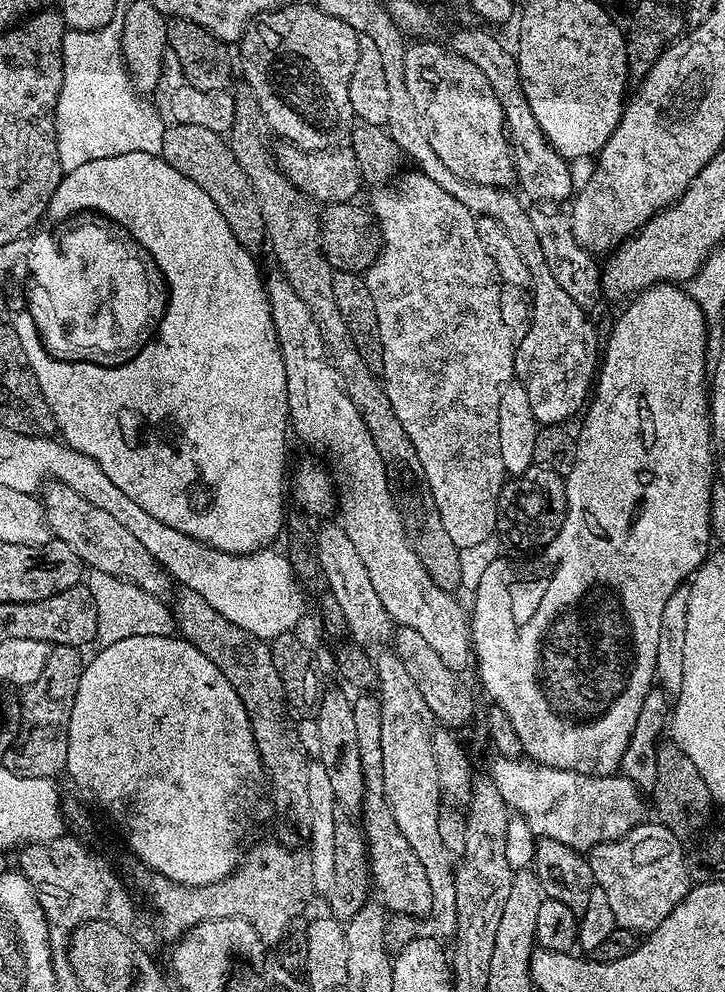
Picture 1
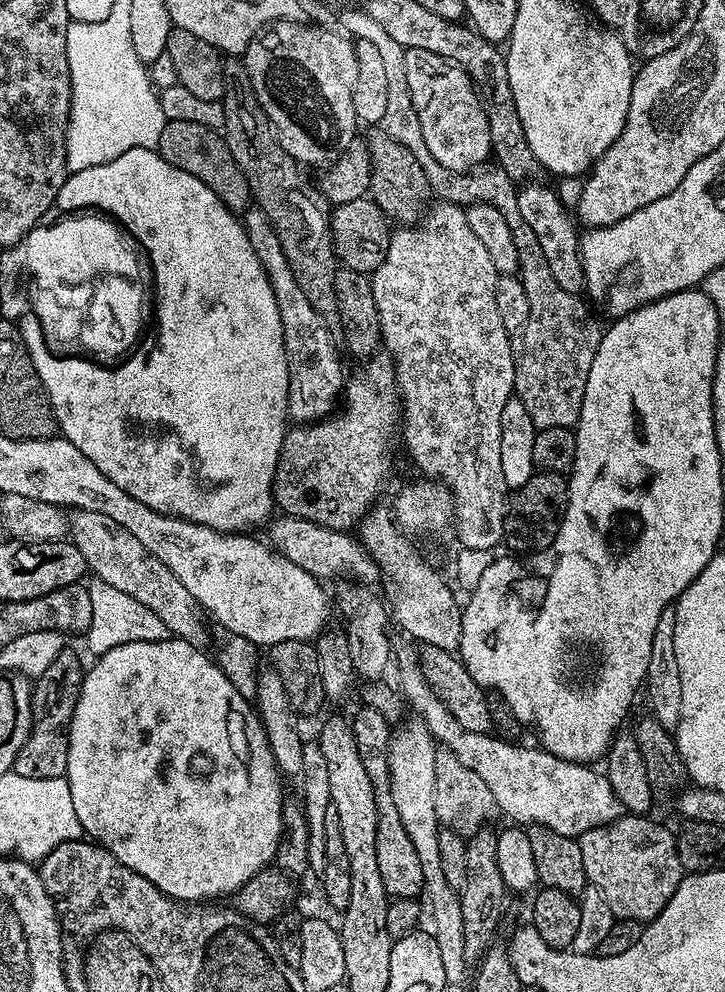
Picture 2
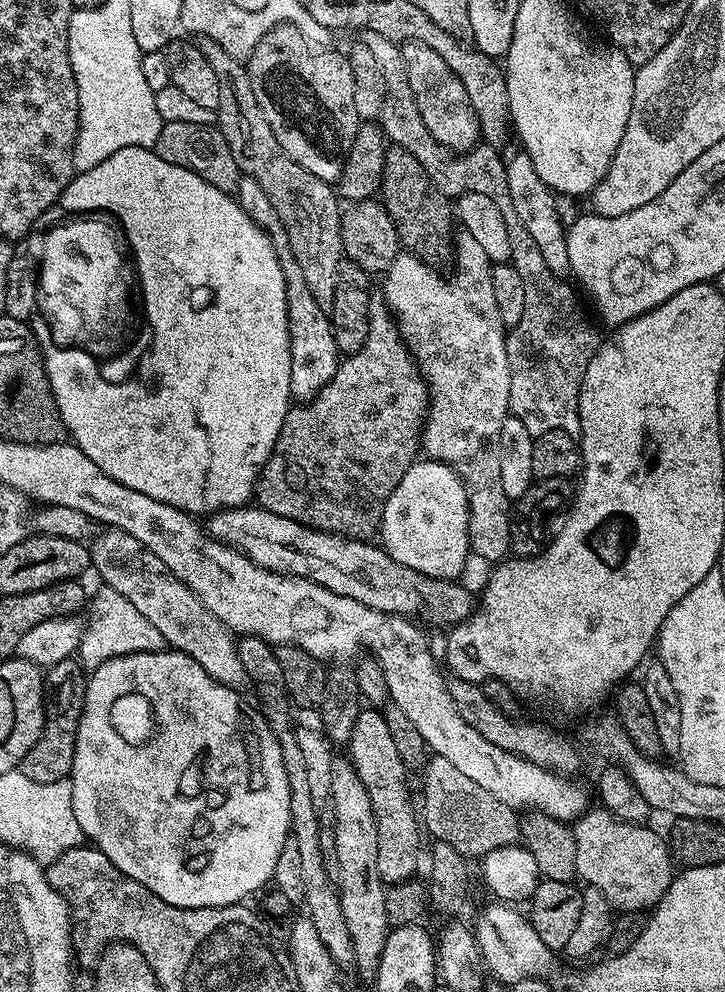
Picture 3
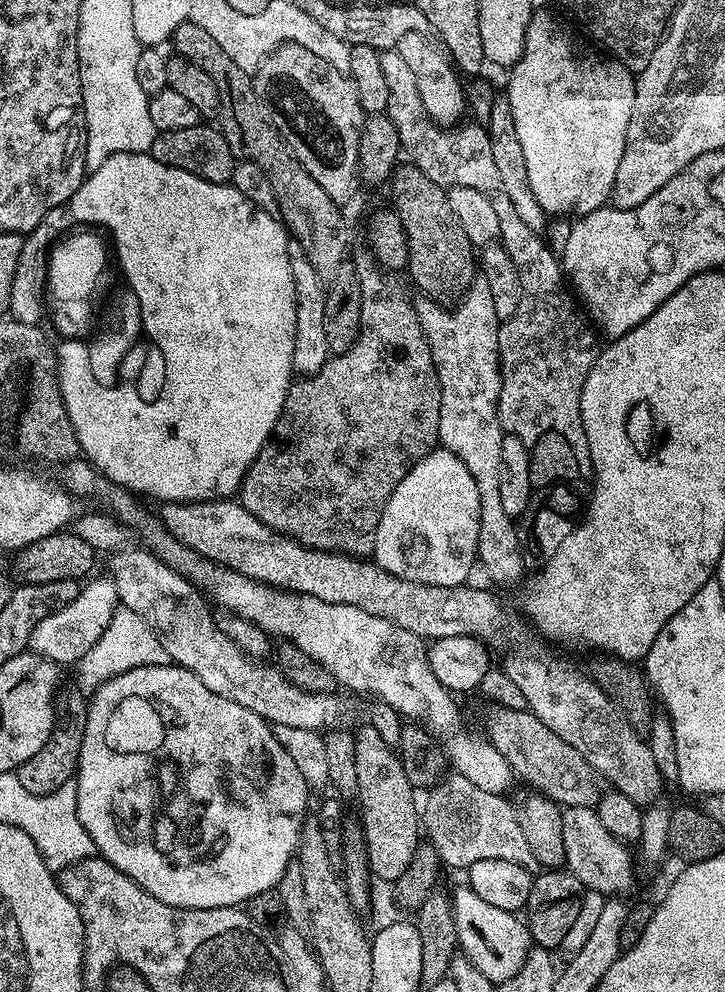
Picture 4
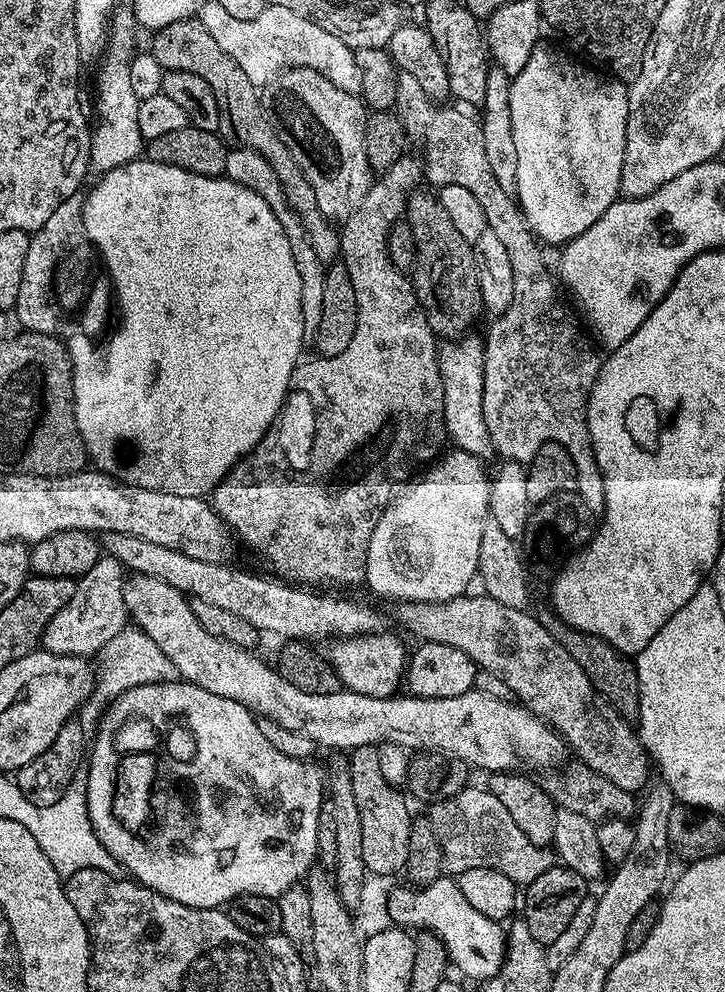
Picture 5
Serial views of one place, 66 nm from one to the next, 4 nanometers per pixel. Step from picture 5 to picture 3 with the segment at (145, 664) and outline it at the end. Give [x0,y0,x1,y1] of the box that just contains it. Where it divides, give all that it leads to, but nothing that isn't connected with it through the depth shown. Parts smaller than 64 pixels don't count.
[78,585,167,671]

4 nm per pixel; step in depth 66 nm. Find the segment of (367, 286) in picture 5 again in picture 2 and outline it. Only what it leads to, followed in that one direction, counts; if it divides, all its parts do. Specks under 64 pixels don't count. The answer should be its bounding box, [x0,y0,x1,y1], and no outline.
[272,350,402,530]

